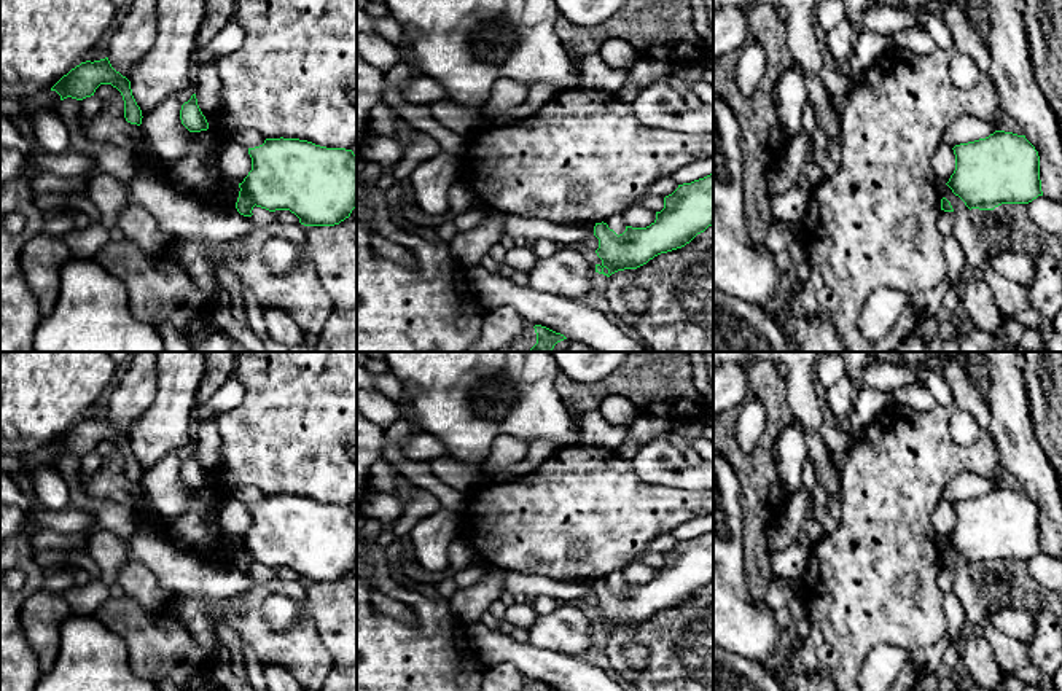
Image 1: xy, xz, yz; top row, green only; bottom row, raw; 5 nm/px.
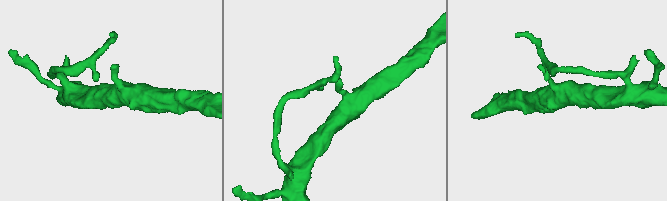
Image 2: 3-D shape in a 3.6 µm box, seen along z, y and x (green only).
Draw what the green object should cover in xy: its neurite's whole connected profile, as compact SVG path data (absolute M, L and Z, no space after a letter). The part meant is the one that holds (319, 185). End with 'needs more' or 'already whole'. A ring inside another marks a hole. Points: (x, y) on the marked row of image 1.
M266 139L263 145L248 148L252 170L239 183L236 209L244 217L252 217L253 207L269 212L290 210L304 226L334 226L350 217L357 207L357 154L346 148L326 148L299 139Z | already whole

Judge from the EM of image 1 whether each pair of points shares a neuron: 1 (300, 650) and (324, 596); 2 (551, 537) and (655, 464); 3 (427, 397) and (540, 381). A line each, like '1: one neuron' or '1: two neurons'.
1: two neurons
2: two neurons
3: one neuron

